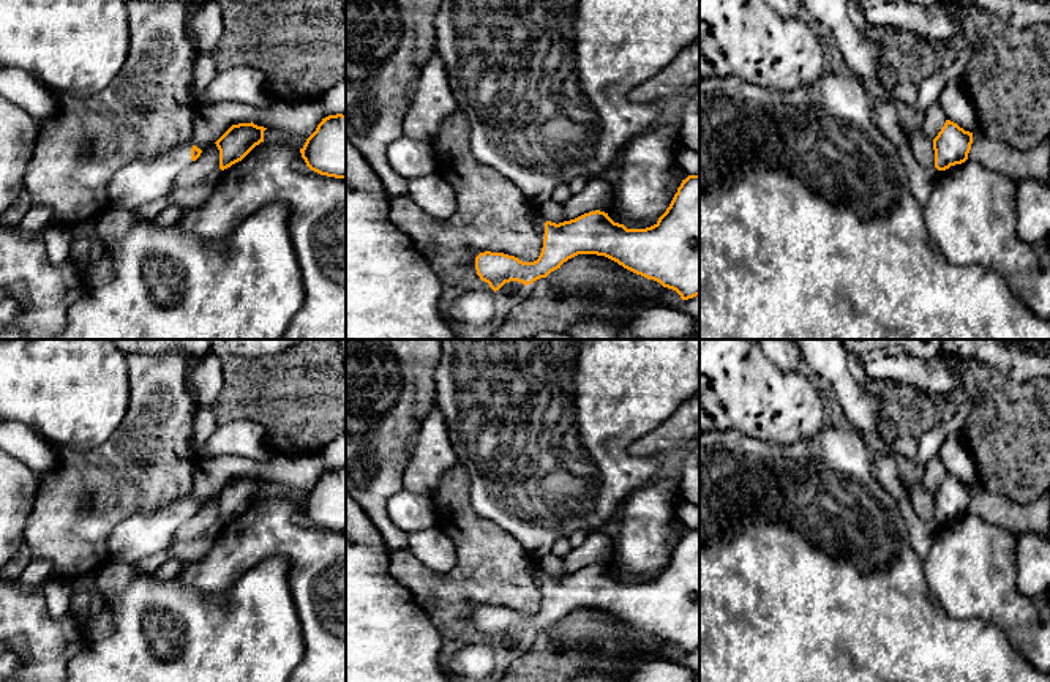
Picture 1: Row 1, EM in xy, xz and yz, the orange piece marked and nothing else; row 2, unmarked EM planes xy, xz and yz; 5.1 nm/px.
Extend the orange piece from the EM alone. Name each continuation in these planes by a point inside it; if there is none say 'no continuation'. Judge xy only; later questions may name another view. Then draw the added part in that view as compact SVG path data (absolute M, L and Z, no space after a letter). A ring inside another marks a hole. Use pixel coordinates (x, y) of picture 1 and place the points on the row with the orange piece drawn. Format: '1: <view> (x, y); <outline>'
1: xy (141, 182); M191 142L156 158L136 159L117 170L107 185L111 207L136 210L169 194L175 177L193 164Z

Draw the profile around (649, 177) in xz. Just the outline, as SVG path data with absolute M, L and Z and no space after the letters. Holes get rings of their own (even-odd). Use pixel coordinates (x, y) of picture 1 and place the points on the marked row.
M669 126L635 137L622 155L608 216L619 224L660 218L688 177L676 161L682 148L679 129Z

